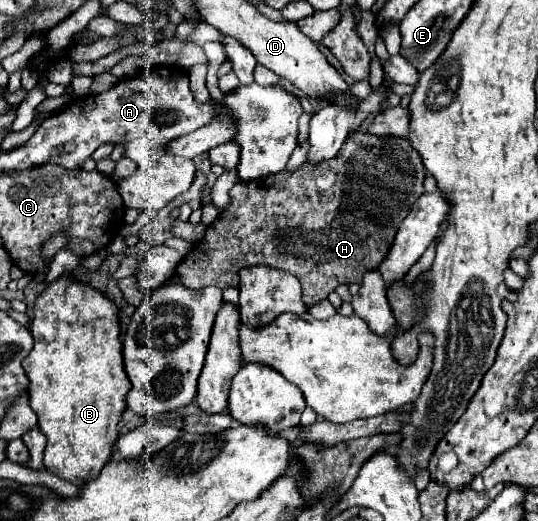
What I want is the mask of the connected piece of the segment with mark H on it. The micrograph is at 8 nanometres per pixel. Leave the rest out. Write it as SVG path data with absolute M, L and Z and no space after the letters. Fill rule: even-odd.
M357 131L333 159L321 161L319 165L301 165L301 169L291 175L281 171L267 179L255 179L251 183L239 181L231 187L231 207L205 229L203 241L195 245L195 257L183 257L167 283L179 281L195 291L211 285L219 289L239 287L239 271L243 267L271 265L295 275L303 287L303 303L313 307L327 299L339 285L361 285L363 275L387 257L401 219L407 217L411 205L423 193L423 179L425 167L421 155L407 139L377 137Z

